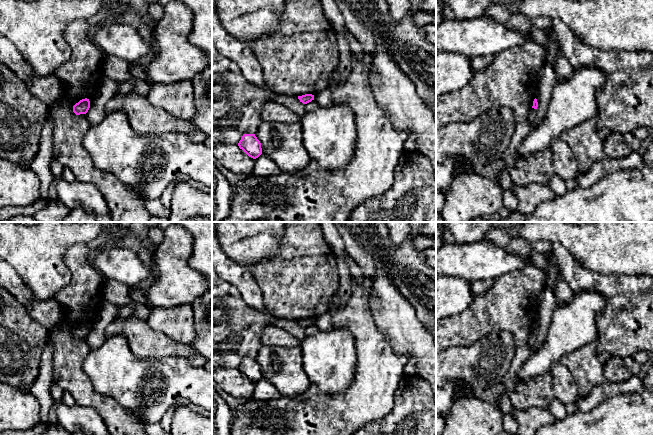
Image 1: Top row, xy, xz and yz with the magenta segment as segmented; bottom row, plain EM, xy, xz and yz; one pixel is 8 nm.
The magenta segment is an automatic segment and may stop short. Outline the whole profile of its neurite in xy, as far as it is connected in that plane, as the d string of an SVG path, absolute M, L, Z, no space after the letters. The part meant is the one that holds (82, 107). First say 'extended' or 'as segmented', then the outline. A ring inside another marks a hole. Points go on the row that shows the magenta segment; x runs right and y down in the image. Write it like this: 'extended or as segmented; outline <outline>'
as segmented; outline M85 98L80 100L73 106L73 112L76 115L86 114L90 108L90 101L89 99Z

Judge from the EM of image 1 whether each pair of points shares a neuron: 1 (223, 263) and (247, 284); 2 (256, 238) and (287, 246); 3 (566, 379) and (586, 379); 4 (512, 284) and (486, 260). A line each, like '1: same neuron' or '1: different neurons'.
1: same neuron
2: different neurons
3: different neurons
4: different neurons

